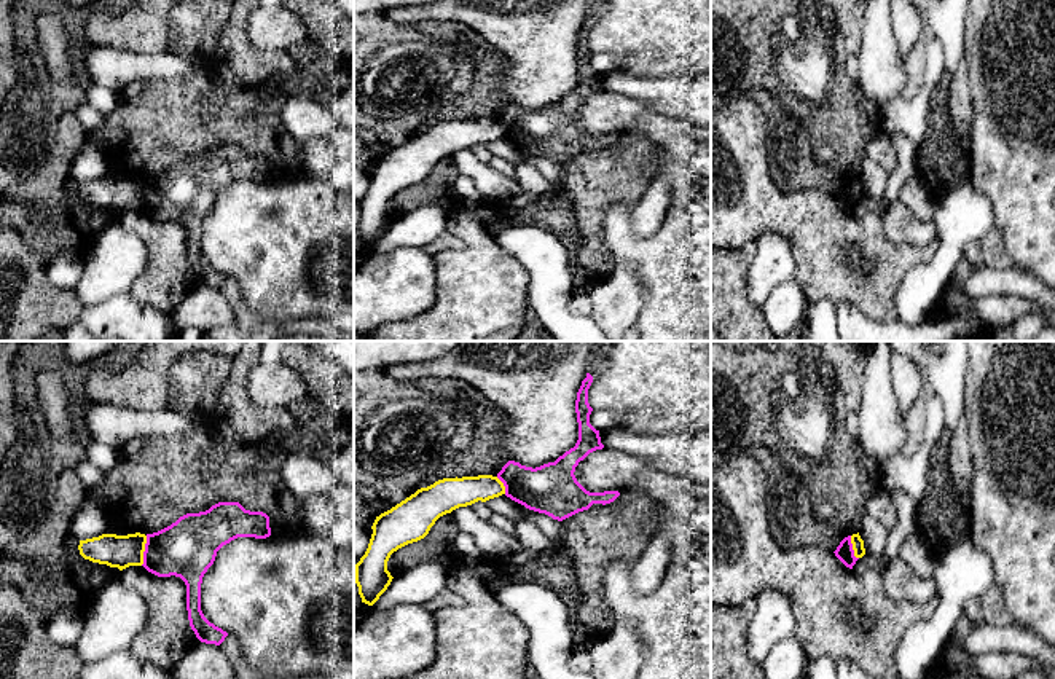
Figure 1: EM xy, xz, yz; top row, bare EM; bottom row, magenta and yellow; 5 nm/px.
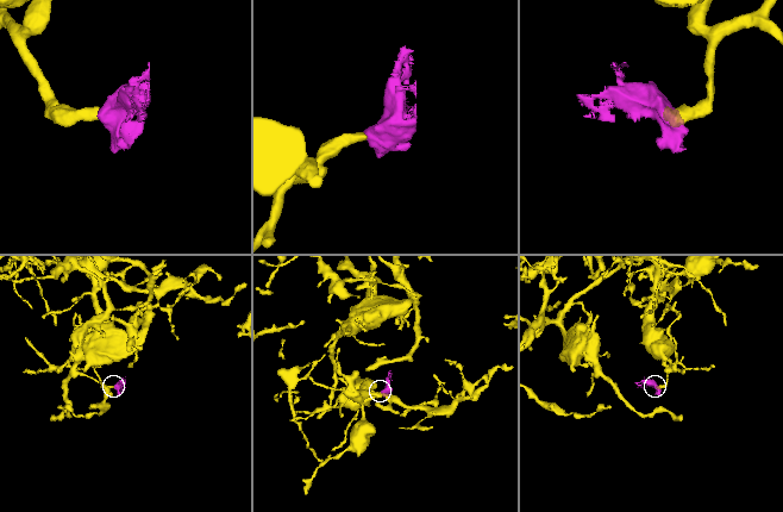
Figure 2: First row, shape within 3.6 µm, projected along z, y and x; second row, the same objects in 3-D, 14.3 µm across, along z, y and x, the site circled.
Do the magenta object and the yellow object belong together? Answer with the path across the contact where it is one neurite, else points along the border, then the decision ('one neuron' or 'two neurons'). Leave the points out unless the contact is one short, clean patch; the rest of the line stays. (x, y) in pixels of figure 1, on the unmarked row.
border xy (147, 179), (141, 208); two neurons

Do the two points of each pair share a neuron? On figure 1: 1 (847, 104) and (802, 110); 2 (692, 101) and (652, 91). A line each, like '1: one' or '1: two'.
1: one
2: one

